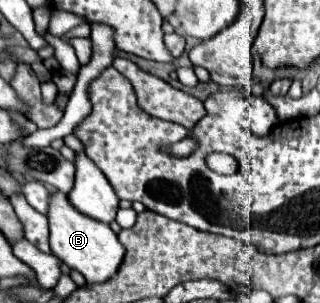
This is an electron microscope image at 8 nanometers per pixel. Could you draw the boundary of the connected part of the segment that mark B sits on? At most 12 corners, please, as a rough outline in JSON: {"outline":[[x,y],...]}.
{"outline":[[55,190],[47,210],[51,250],[87,282],[123,260],[109,224],[83,216]]}

